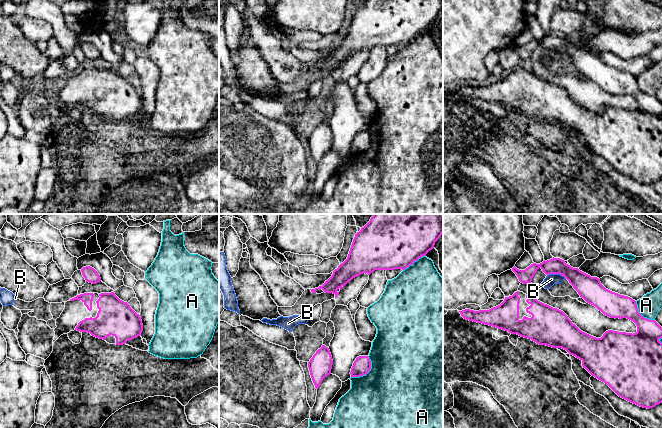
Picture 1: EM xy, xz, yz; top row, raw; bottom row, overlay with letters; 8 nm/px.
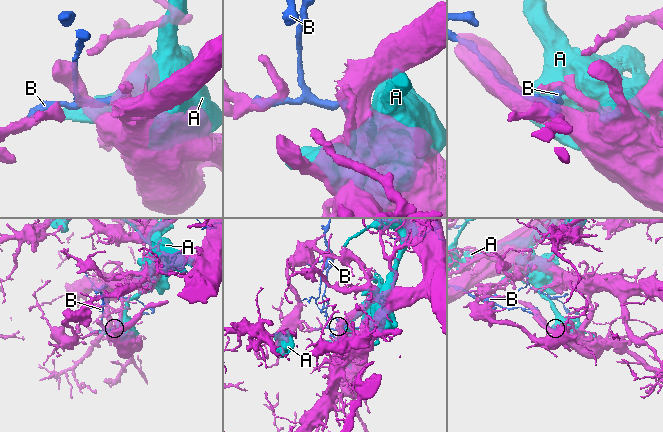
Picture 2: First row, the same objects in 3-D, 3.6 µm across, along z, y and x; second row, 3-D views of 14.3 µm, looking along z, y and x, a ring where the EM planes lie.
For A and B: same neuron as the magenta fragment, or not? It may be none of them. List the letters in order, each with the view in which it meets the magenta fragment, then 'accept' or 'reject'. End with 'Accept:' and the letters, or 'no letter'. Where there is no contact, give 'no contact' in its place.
A: xz | reject
B: yz | reject
Accept: no letter

